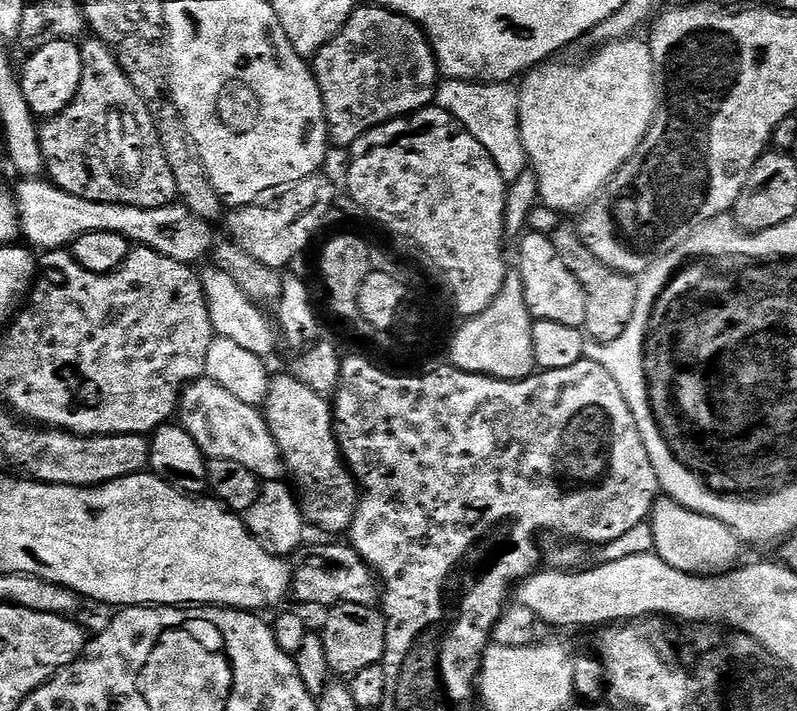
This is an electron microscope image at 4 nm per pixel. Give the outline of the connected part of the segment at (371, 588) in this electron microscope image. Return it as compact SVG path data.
M328 543L332 544L320 544L309 552L301 551L291 561L290 596L300 604L321 604L324 610L335 604L377 607L382 600L382 585L372 567L356 553L351 543Z

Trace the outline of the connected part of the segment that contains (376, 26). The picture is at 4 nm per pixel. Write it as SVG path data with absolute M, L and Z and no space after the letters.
M375 6L355 8L346 26L316 52L310 67L322 94L328 139L344 150L362 134L429 107L442 80L424 29L402 14Z

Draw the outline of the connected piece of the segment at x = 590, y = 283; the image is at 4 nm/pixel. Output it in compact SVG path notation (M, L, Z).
M557 227L551 233L554 250L558 250L558 258L562 258L566 270L578 278L578 286L582 286L582 294L586 294L586 322L583 331L589 341L606 344L622 335L626 330L626 322L634 318L634 302L638 302L636 280L624 272L616 272L606 266L580 239L580 233L575 227Z

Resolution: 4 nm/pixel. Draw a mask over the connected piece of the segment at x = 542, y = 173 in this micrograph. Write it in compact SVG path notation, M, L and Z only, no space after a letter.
M629 38L626 40L616 40L613 44L606 44L595 49L596 52L593 54L589 60L584 60L581 64L552 64L556 62L548 62L543 66L537 66L532 69L531 72L527 73L523 77L522 83L519 85L520 91L520 128L521 128L521 144L524 147L525 154L527 156L527 163L530 165L531 171L536 173L536 191L538 193L539 199L542 201L543 207L553 208L554 211L558 214L564 214L564 212L572 212L575 213L577 210L583 209L585 206L592 203L593 200L596 199L597 196L600 195L601 192L604 191L604 188L616 177L616 172L618 169L625 164L626 161L638 150L638 146L644 141L646 138L646 134L650 130L650 126L652 125L652 119L656 117L656 109L658 107L658 85L656 83L656 67L654 66L654 62L652 61L652 53L648 51L648 45L642 39L636 40L637 38Z

